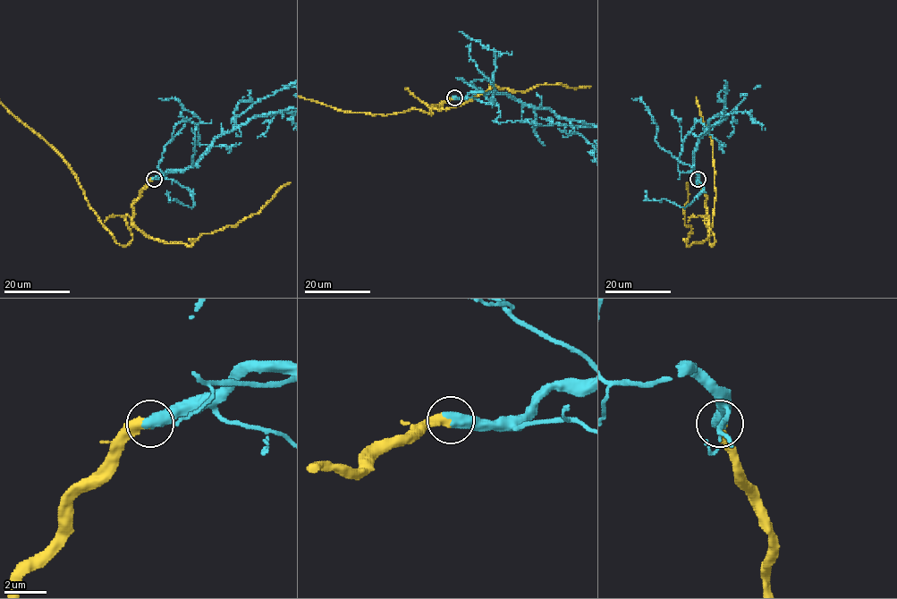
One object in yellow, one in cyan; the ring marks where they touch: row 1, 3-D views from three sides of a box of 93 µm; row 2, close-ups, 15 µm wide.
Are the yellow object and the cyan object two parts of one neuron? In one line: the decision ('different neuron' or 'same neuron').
same neuron

